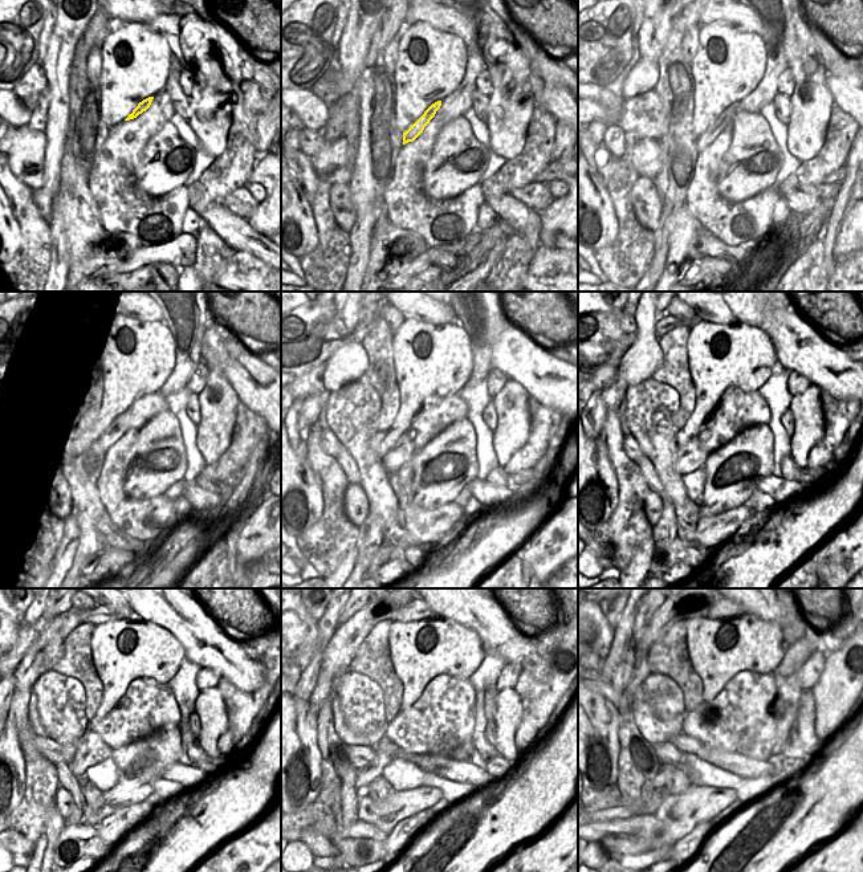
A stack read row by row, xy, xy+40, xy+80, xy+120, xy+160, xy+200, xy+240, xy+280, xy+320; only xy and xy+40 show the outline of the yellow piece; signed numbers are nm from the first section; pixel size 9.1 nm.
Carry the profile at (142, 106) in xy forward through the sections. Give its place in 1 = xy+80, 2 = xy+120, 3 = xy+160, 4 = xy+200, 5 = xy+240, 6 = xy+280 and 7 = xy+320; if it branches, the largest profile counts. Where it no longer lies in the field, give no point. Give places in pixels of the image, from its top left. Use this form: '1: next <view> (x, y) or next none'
1: next xy+80 (724, 119)
2: next xy+120 (117, 430)
3: next xy+160 (403, 449)
4: next xy+200 (692, 455)
5: next xy+240 (92, 750)
6: next xy+280 (386, 750)
7: next xy+320 (659, 781)

